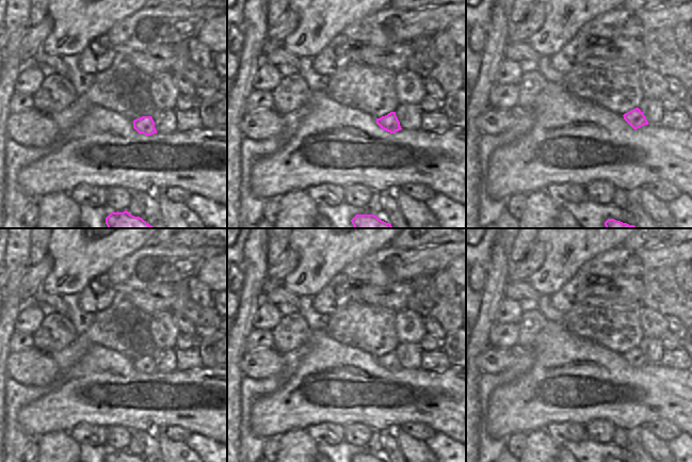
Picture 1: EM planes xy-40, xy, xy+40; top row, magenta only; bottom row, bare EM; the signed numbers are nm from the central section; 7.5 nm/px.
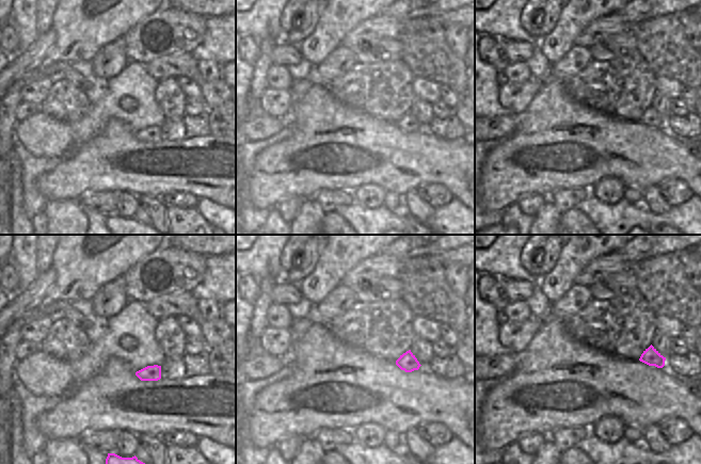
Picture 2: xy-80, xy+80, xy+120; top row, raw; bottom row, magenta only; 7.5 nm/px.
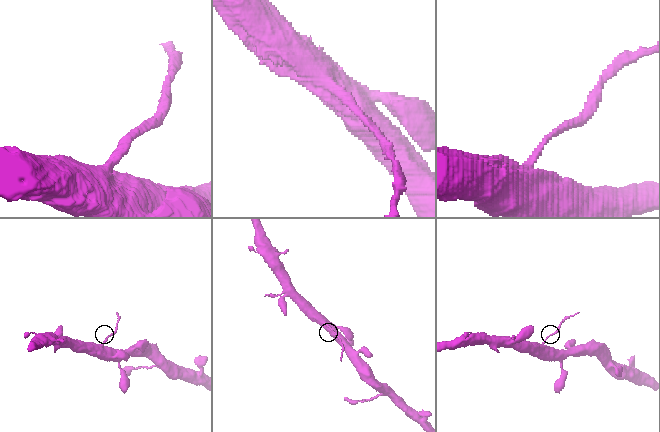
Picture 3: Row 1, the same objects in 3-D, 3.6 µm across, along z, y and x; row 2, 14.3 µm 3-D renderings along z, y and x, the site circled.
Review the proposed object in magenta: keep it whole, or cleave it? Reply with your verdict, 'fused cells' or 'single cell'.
fused cells

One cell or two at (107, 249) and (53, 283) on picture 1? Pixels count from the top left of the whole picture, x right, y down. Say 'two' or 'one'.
one

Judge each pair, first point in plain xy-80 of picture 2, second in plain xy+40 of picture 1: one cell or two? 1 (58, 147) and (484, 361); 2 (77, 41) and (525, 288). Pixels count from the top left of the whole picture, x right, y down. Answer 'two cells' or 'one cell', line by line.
1: one cell
2: two cells

